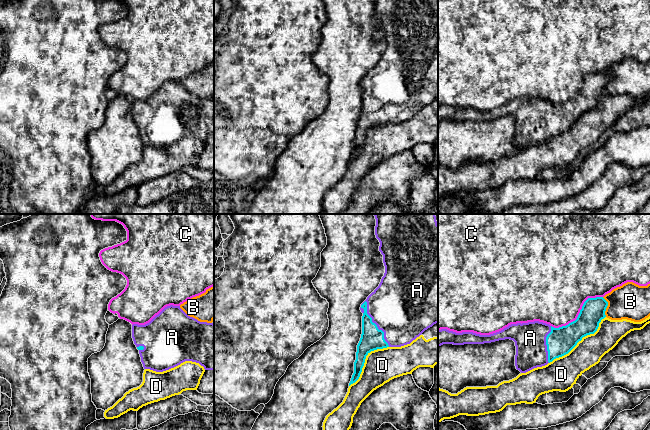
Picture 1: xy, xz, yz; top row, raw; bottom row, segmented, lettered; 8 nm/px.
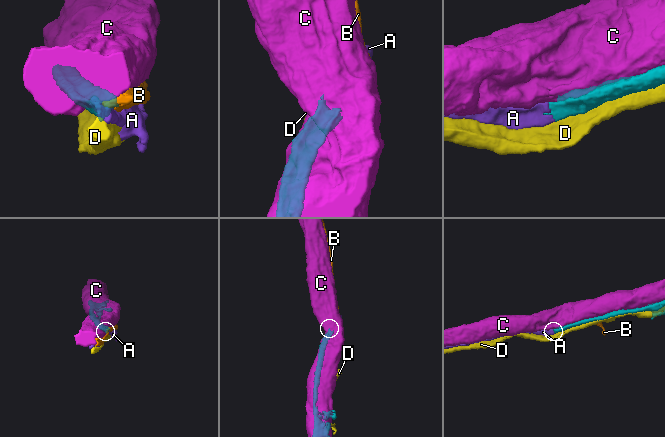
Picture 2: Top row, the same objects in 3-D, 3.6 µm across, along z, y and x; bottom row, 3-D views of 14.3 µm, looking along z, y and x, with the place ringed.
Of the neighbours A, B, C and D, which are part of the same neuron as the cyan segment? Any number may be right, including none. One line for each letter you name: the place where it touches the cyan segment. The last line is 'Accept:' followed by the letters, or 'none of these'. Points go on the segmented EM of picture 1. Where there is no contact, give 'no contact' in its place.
A: meets cyan in xz at (375, 324)
Accept: A

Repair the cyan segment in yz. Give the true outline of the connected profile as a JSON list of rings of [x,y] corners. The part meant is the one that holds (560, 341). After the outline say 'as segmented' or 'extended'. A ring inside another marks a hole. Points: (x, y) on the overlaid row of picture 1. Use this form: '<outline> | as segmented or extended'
[[[603,297],[588,298],[577,319],[559,328],[534,321],[511,324],[490,335],[441,329],[438,330],[438,347],[443,344],[484,344],[510,339],[516,346],[516,369],[526,373],[568,354],[583,337],[594,334],[601,320],[606,317],[607,306],[608,302]]] | extended

